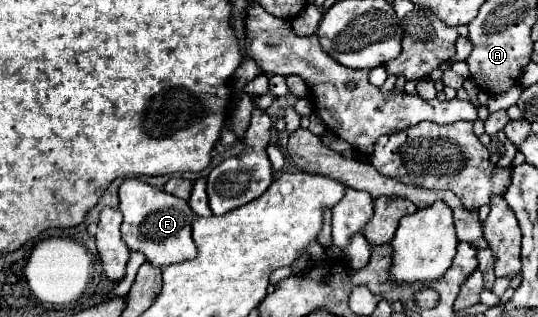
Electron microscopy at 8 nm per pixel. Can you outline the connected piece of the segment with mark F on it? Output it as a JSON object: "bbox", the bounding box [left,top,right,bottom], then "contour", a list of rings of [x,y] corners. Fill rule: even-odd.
{"bbox":[120,179,198,267],"contour":[[[124,179],[124,183],[120,185],[120,211],[124,215],[122,221],[122,241],[128,245],[130,251],[140,251],[146,255],[146,261],[154,267],[168,267],[174,263],[182,263],[182,261],[190,261],[198,255],[198,247],[194,245],[192,239],[192,221],[194,221],[194,211],[190,209],[190,205],[184,199],[178,199],[158,187],[152,187],[140,179]]]}

